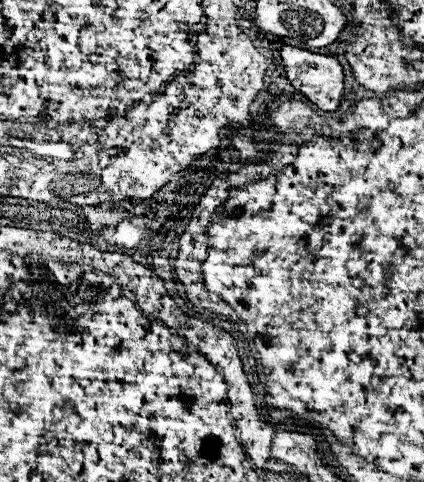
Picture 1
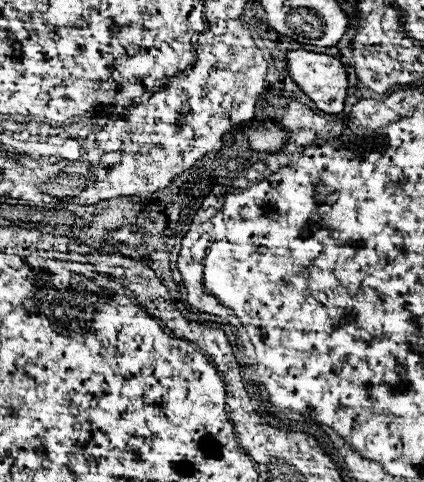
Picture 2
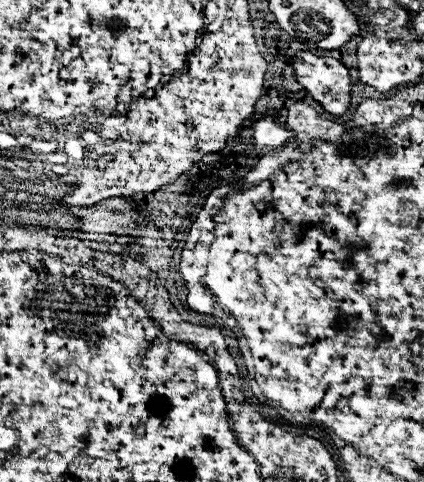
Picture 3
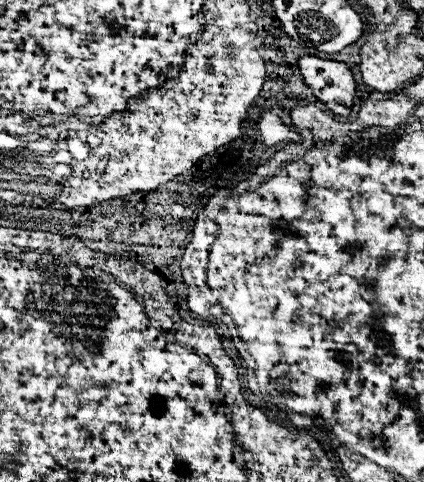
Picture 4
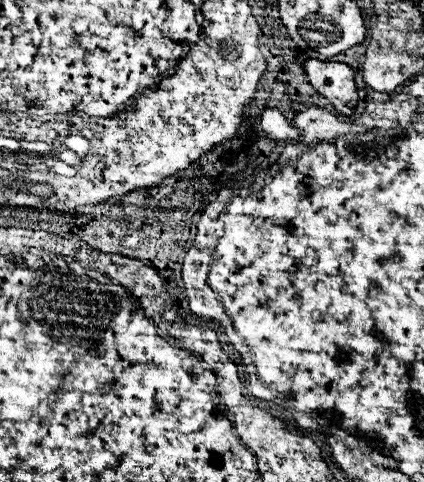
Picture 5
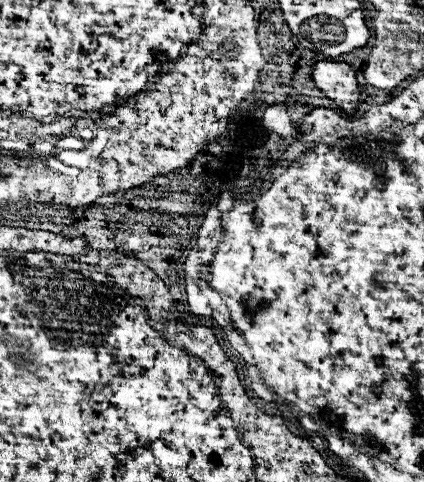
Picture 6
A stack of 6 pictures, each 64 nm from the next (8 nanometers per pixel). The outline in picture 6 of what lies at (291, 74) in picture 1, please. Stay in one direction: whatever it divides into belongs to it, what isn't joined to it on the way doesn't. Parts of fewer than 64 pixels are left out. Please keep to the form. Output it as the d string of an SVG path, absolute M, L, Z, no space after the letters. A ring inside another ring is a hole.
M316 62L312 78L316 86L334 100L346 114L354 114L360 102L356 72L346 62Z

